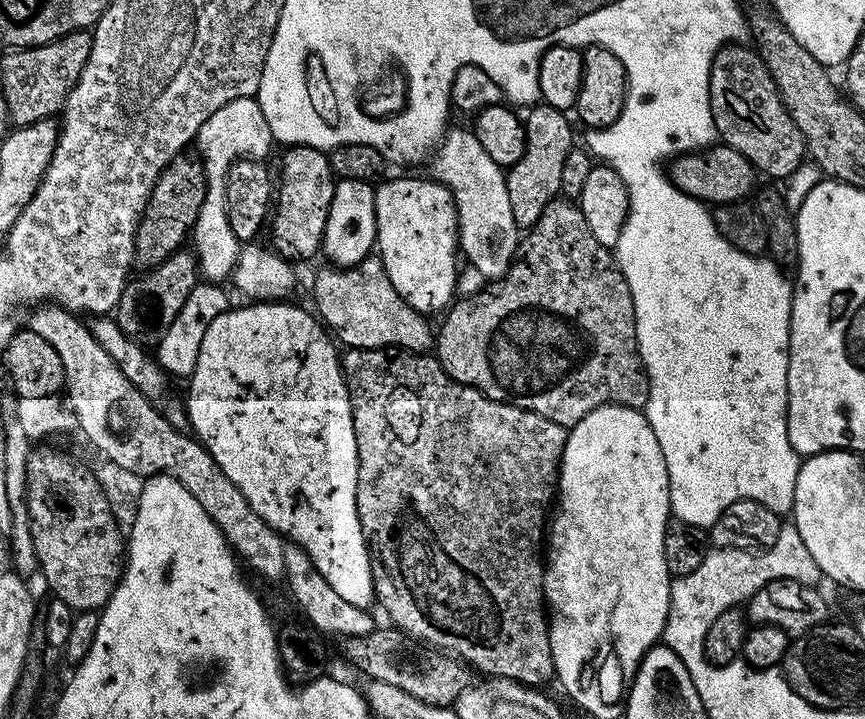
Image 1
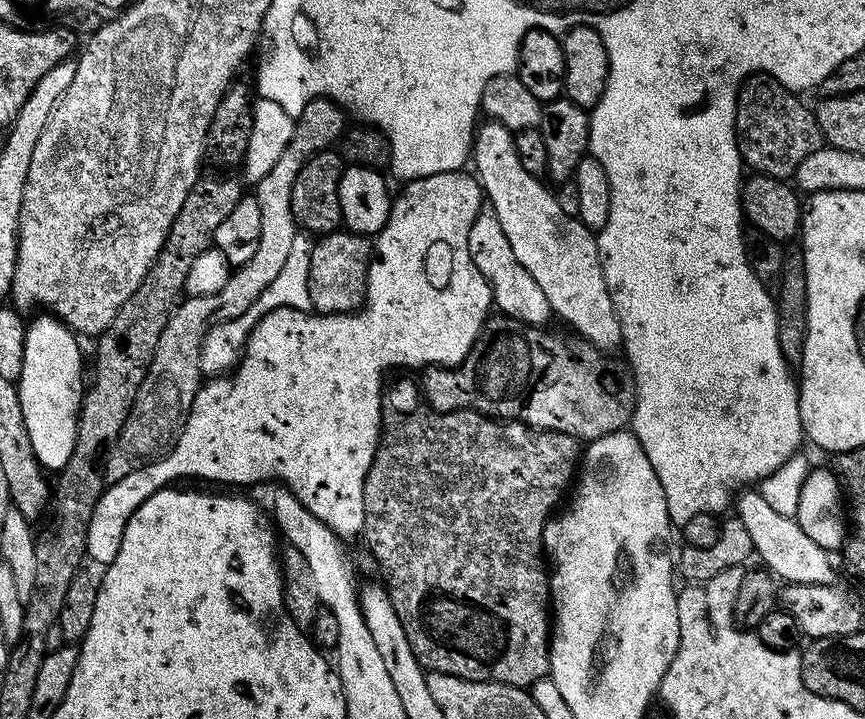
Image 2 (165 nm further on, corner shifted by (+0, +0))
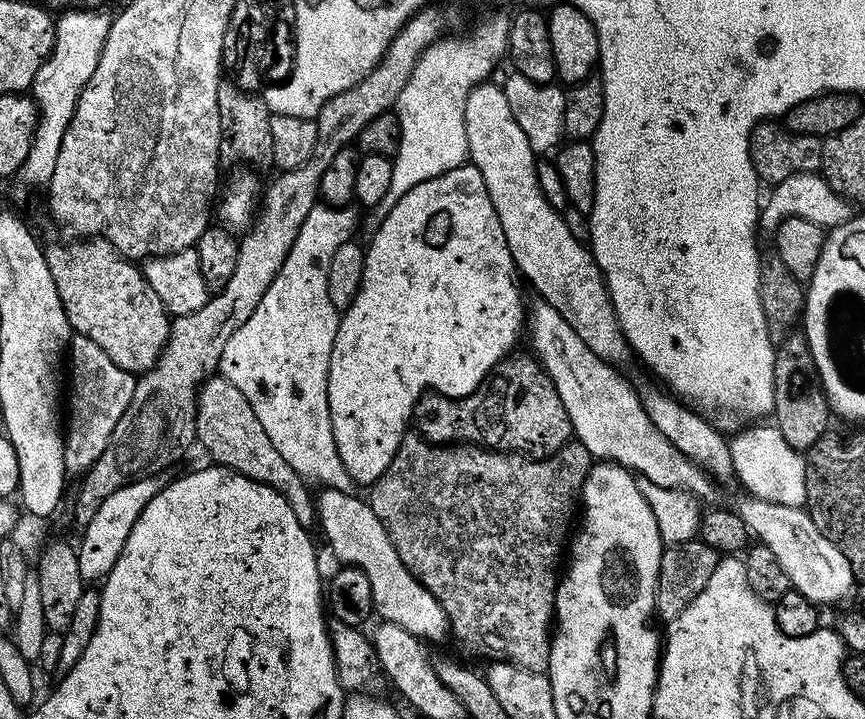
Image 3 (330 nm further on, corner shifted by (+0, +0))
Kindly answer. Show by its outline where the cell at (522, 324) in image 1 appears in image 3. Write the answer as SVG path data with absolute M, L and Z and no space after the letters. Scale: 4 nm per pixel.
M509 354L493 366L480 387L468 396L444 396L441 392L431 390L425 392L418 398L412 411L415 431L432 444L474 444L494 452L519 452L521 456L533 458L553 456L561 446L573 439L566 406L562 406L552 379L545 374L535 355L516 355Z

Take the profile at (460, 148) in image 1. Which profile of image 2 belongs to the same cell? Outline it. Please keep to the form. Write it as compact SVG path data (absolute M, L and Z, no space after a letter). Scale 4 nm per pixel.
M481 207L478 218L474 218L468 245L474 266L478 266L478 270L492 288L493 305L503 315L520 320L524 324L537 326L547 325L547 320L553 319L554 313L550 302L546 302L546 294L542 294L538 282L534 282L534 278L530 278L526 266L522 266L522 262L518 262L518 258L514 258L514 250L510 250L510 241L506 238L506 233L503 232L491 207Z

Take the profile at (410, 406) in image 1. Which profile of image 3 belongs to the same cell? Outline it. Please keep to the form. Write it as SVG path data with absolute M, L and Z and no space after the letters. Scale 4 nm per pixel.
M419 434L405 435L404 441L398 446L394 458L390 458L390 466L370 486L370 503L374 514L382 522L390 542L394 542L394 550L398 550L398 558L414 574L418 582L430 594L434 596L442 606L442 610L448 615L451 635L460 639L460 644L468 652L477 652L485 656L488 662L503 662L513 664L519 668L525 668L531 672L547 673L550 662L550 629L554 624L554 613L556 610L556 567L560 564L560 555L565 555L566 541L569 539L568 527L572 524L572 515L577 515L578 505L582 500L584 483L591 470L594 458L586 446L579 442L569 442L547 458L533 458L521 456L519 452L494 452L481 448L474 444L454 444L445 446L443 444L432 444Z

